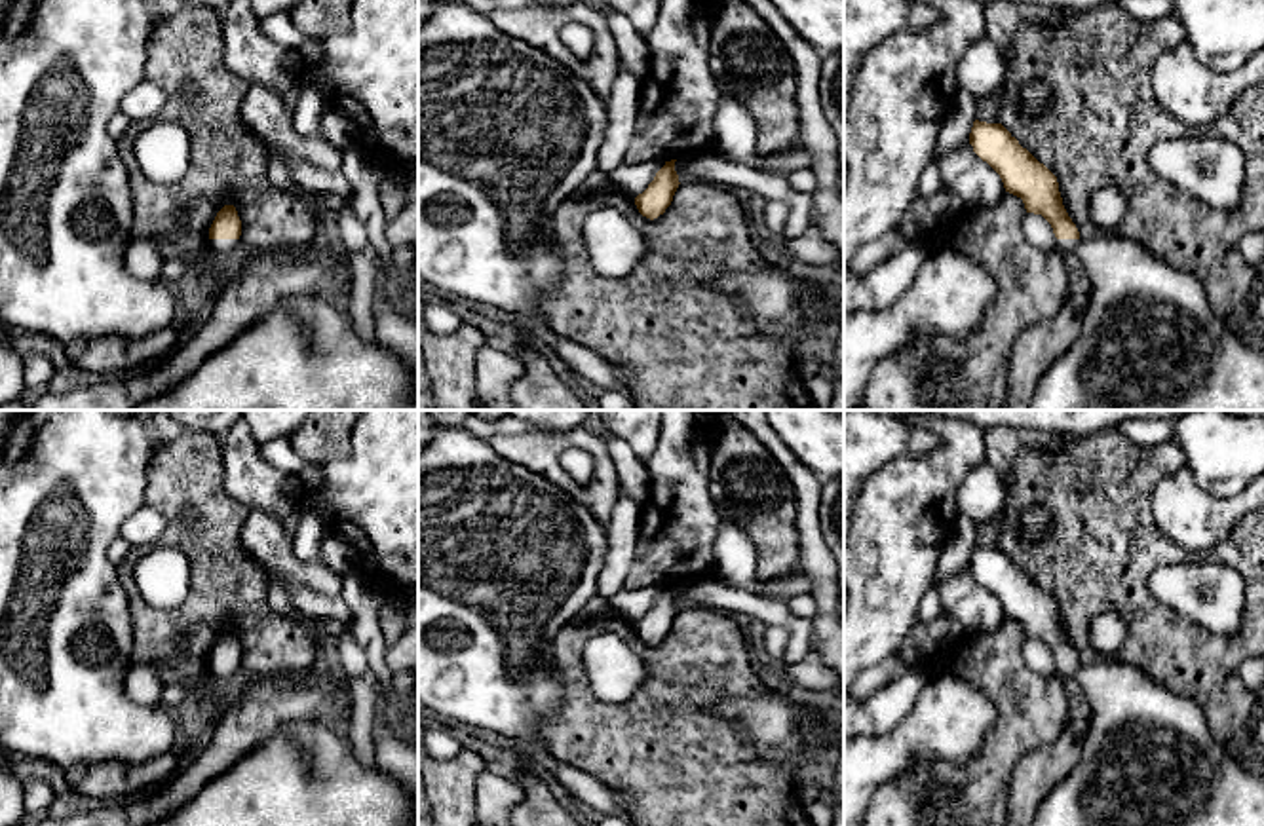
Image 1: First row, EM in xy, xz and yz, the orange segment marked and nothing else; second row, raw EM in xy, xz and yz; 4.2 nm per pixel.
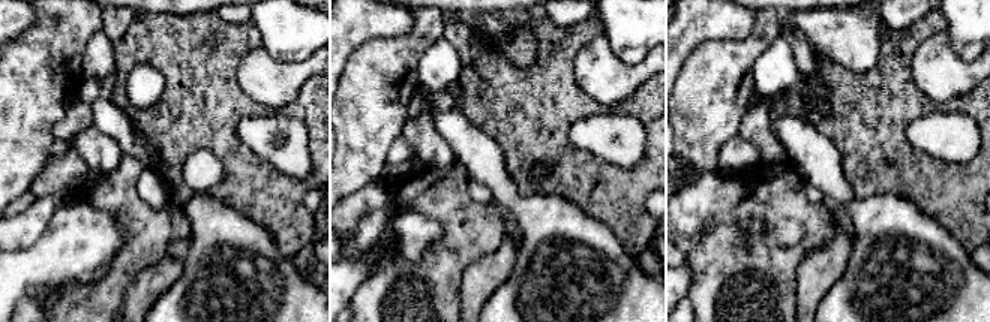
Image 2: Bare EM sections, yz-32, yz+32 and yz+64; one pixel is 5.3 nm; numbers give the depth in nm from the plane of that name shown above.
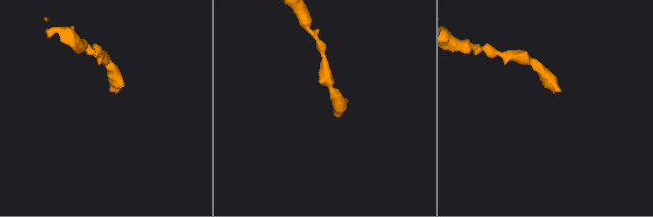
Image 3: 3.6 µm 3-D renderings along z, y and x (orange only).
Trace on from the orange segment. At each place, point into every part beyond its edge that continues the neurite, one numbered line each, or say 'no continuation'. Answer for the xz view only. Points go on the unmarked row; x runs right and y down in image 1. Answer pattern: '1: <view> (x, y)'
no continuation

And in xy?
1: xy (215, 671)

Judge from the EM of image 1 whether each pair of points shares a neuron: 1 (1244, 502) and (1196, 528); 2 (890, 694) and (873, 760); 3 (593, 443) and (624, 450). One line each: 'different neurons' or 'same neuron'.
1: same neuron
2: different neurons
3: different neurons

